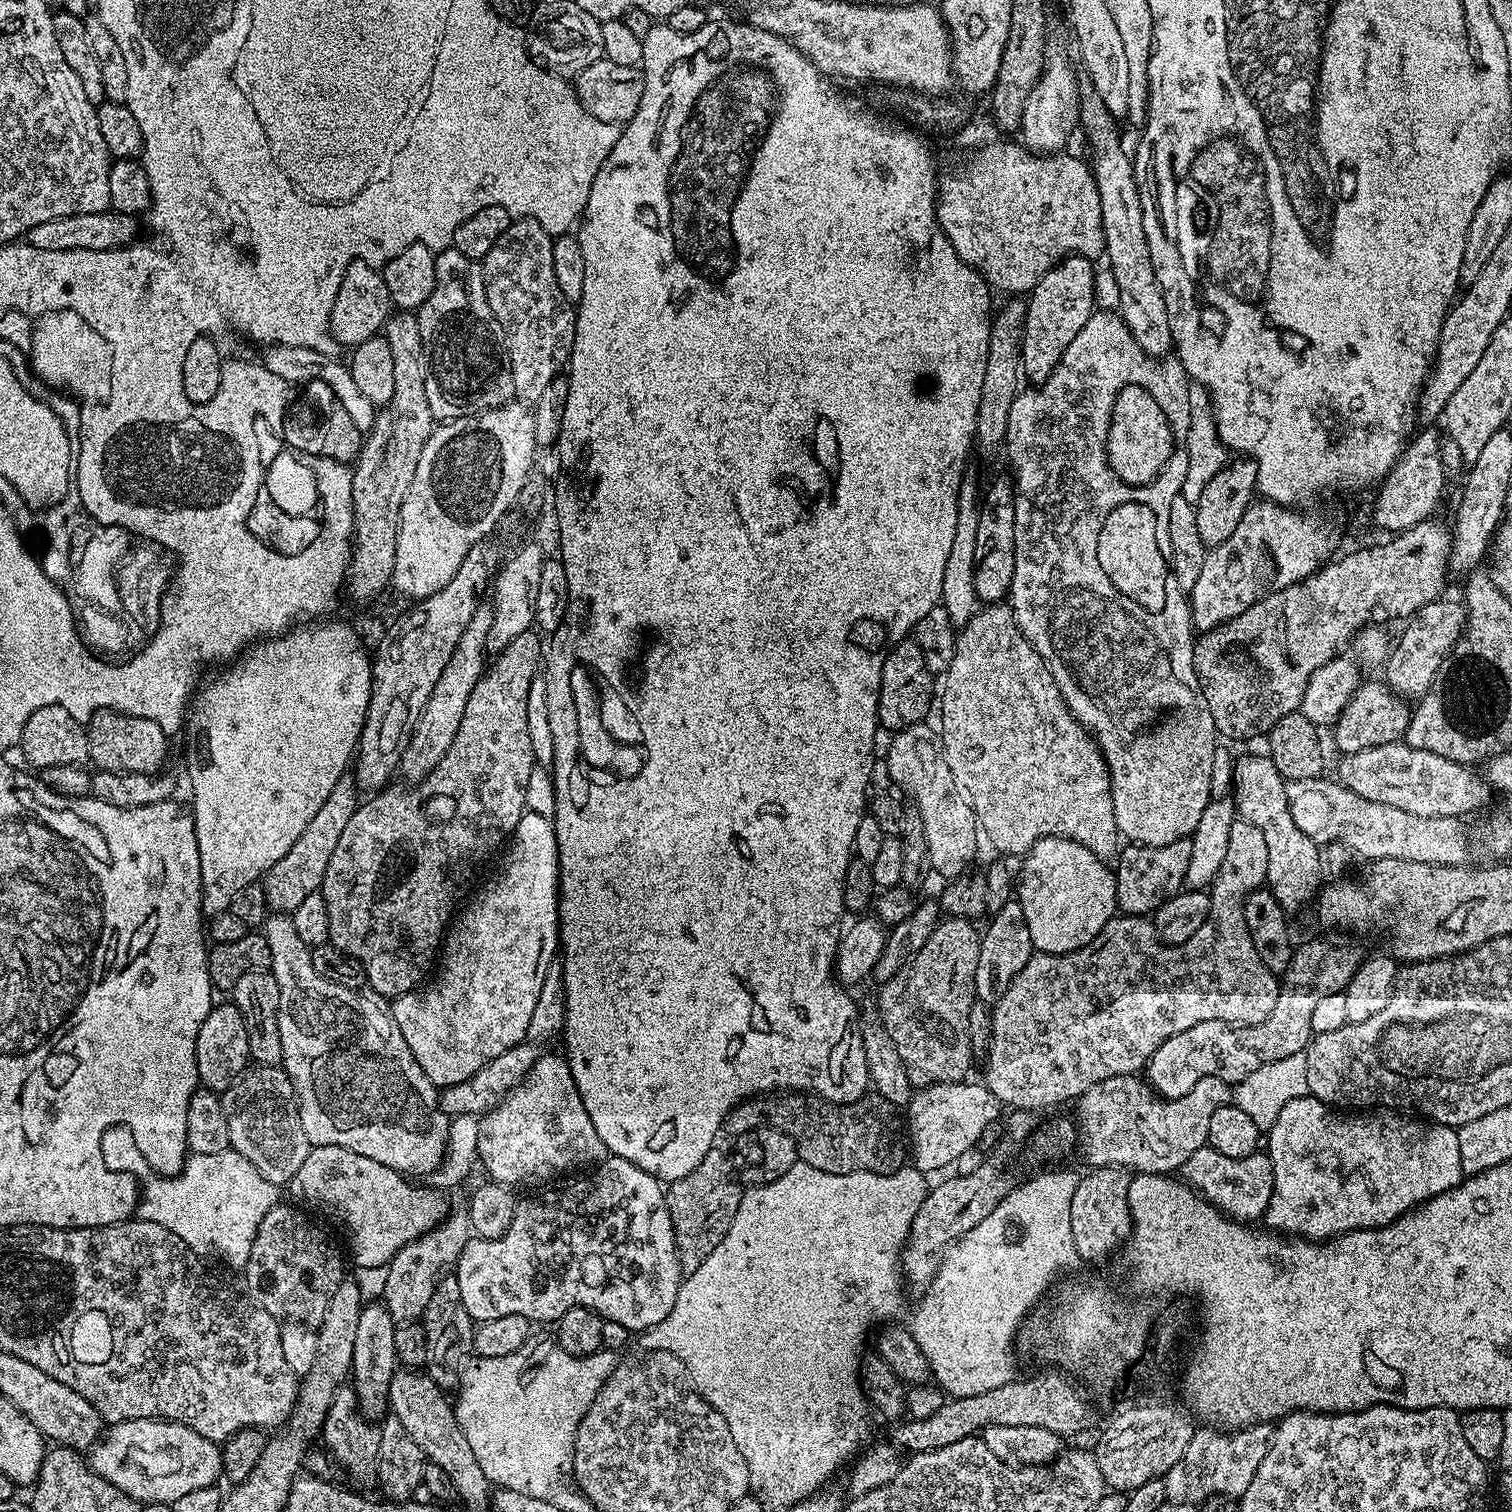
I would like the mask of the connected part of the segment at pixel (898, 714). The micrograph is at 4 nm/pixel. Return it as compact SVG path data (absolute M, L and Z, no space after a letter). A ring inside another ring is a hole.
M905 638L899 640L886 654L886 662L882 666L880 679L880 697L876 714L881 729L889 728L895 734L904 728L921 723L928 711L934 708L934 673L926 666L926 658L922 658L922 650L918 650L915 640Z

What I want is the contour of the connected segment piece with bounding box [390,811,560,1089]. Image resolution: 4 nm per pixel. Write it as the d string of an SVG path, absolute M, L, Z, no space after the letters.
M525 811L507 848L500 869L480 889L475 889L476 897L474 892L467 901L464 924L447 929L442 941L444 968L437 967L422 990L395 997L390 1004L392 1021L398 1030L402 1030L402 1038L406 1038L410 1054L414 1054L418 1066L426 1070L426 1078L441 1089L466 1082L466 1078L482 1070L482 1066L498 1058L498 1054L510 1050L527 1037L530 1017L538 1002L538 993L542 991L546 970L558 952L560 871L558 842L552 821Z

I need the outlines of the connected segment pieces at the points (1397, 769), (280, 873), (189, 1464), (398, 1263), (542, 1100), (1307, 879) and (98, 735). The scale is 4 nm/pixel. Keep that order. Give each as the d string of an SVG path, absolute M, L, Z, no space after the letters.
M1397 742L1386 746L1374 746L1370 750L1344 754L1340 759L1339 783L1354 790L1362 798L1370 798L1370 802L1382 802L1386 806L1394 806L1394 810L1406 810L1406 814L1418 814L1422 818L1457 818L1467 817L1467 812L1480 808L1494 795L1494 789L1479 771L1467 764L1459 764L1456 760L1442 758L1442 754L1430 754L1430 750L1412 748L1409 744Z
M351 775L338 778L338 782L334 782L334 790L330 790L326 802L322 802L322 810L318 810L318 814L310 818L310 826L302 830L302 838L298 838L298 842L294 842L294 846L290 846L290 850L282 854L282 858L278 858L262 878L266 902L273 913L290 914L301 904L302 898L320 890L322 878L326 878L326 866L330 866L330 854L334 854L338 847L338 838L342 838L342 830L346 830L346 822L350 822L356 813L356 795L358 789Z
M121 1420L113 1423L112 1428L103 1433L101 1439L92 1445L86 1459L94 1471L106 1482L118 1486L126 1494L130 1494L141 1505L168 1504L172 1505L176 1499L194 1490L213 1486L216 1479L221 1479L224 1471L224 1457L219 1443L210 1438L202 1438L190 1426L179 1424L173 1420Z
M456 1210L449 1211L449 1214L436 1228L417 1237L416 1240L410 1241L408 1245L402 1246L391 1261L386 1265L386 1275L382 1280L382 1303L386 1310L390 1310L390 1318L397 1324L411 1324L419 1321L426 1310L426 1302L430 1302L430 1294L434 1294L438 1281L441 1279L444 1267L455 1265L456 1259L462 1254L466 1242L470 1238L470 1229L468 1226L467 1211Z
M560 1054L537 1055L534 1066L522 1083L500 1097L500 1102L483 1113L479 1122L476 1151L478 1164L488 1171L487 1179L498 1184L517 1186L516 1184L536 1184L539 1180L552 1180L563 1172L574 1171L575 1168L587 1169L589 1166L602 1164L610 1155L602 1138L598 1138L598 1130L594 1130L594 1122L590 1122L590 1114L586 1114L586 1106L582 1106L582 1094L578 1094L578 1086L574 1086L568 1061Z
M1267 754L1261 756L1244 756L1235 761L1236 769L1232 774L1234 785L1234 803L1239 819L1250 822L1262 830L1266 838L1266 870L1268 878L1266 887L1272 892L1285 910L1296 908L1299 904L1311 905L1317 899L1322 887L1321 875L1321 845L1316 844L1298 828L1290 814L1290 802L1286 802L1286 781L1280 775L1278 766L1274 766L1272 757Z
M97 712L87 721L88 758L97 769L106 772L147 772L161 771L164 759L168 756L169 733L150 722L150 718L138 718L121 712Z

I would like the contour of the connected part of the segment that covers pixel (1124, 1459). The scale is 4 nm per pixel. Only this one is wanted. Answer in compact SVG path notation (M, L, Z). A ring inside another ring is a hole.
M1147 1403L1125 1407L1119 1415L1114 1416L1113 1420L1106 1424L1103 1430L1105 1432L1101 1434L1100 1441L1094 1445L1098 1470L1102 1470L1104 1483L1111 1491L1127 1494L1138 1486L1143 1486L1145 1482L1163 1478L1170 1470L1170 1466L1180 1461L1186 1446L1190 1446L1194 1420L1183 1407L1175 1403Z

